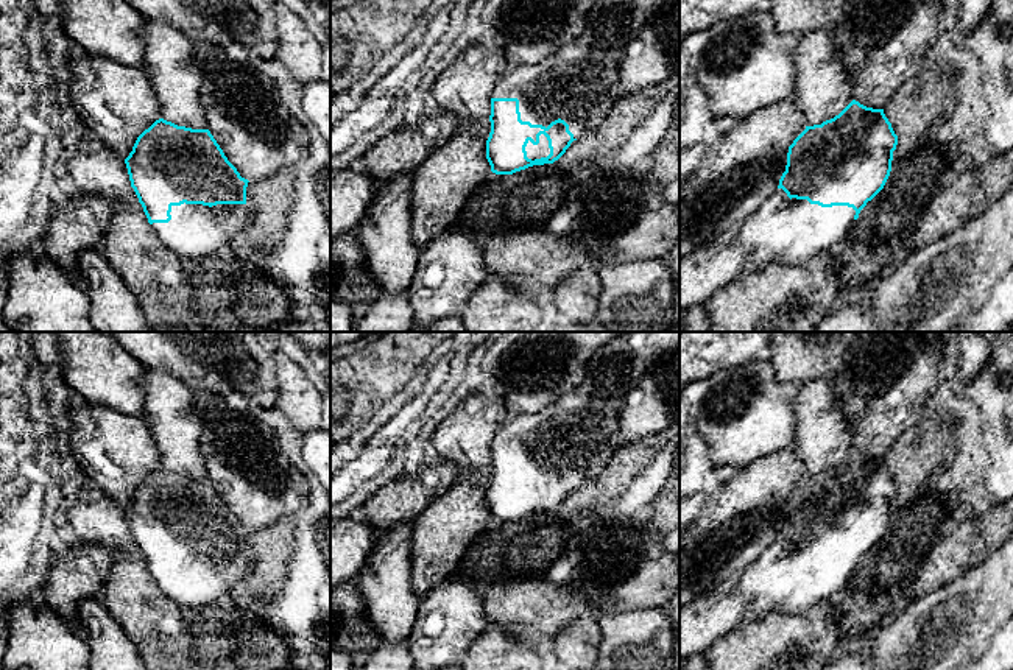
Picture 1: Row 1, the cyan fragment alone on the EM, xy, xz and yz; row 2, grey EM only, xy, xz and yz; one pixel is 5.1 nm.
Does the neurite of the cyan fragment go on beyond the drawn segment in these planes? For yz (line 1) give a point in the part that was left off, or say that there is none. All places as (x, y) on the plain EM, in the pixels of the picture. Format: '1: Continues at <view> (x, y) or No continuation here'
1: Continues at yz (781, 580)

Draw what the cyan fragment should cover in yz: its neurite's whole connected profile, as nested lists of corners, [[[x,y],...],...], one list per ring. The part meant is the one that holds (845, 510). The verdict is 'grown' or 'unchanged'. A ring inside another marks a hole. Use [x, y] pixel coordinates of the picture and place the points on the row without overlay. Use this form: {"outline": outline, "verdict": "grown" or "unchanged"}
{"outline": [[[856,449],[834,467],[821,474],[806,475],[789,495],[785,520],[775,542],[739,573],[737,592],[747,600],[743,620],[759,620],[770,612],[803,612],[835,597],[852,577],[867,552],[884,538],[891,520],[896,494],[898,485],[884,458],[867,457]]], "verdict": "grown"}

